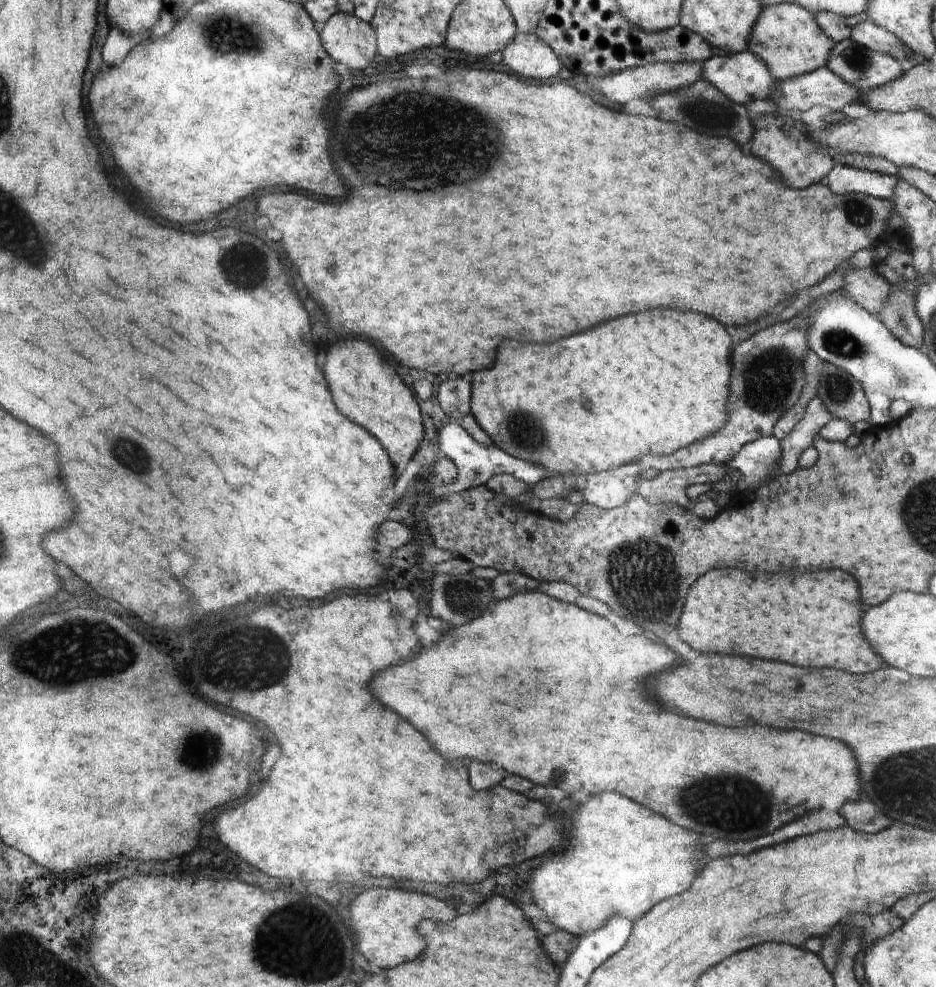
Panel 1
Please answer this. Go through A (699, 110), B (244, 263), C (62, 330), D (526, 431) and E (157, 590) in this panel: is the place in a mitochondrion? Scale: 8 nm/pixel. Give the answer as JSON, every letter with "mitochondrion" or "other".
{"A":"mitochondrion","B":"mitochondrion","C":"other","D":"mitochondrion","E":"other"}

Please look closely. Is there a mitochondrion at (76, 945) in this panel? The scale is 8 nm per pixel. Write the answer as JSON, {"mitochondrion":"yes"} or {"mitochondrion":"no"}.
{"mitochondrion":"no"}

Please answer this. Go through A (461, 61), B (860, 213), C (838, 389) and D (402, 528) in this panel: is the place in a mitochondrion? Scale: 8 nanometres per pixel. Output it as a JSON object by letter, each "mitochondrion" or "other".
{"A":"other","B":"mitochondrion","C":"mitochondrion","D":"other"}

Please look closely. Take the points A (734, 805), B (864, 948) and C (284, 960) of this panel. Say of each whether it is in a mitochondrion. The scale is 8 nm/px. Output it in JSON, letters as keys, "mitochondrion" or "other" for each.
{"A":"mitochondrion","B":"other","C":"mitochondrion"}

